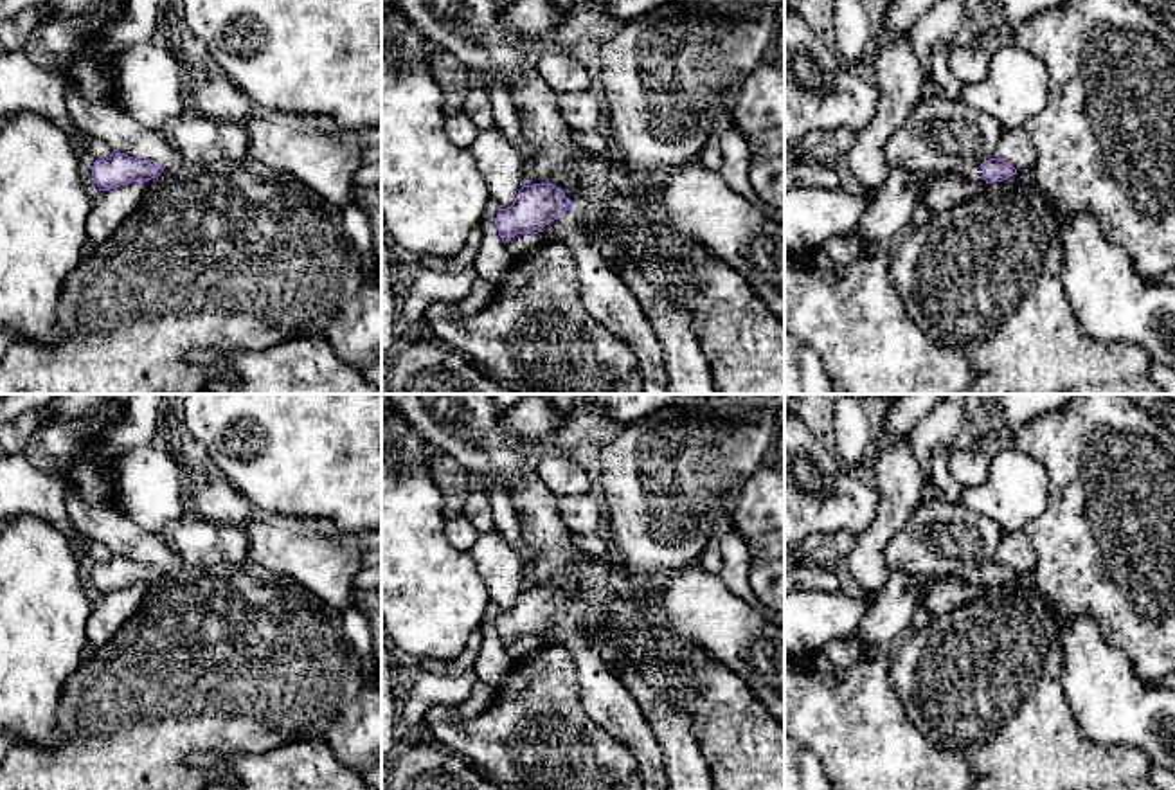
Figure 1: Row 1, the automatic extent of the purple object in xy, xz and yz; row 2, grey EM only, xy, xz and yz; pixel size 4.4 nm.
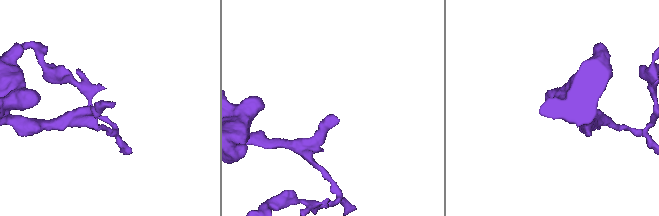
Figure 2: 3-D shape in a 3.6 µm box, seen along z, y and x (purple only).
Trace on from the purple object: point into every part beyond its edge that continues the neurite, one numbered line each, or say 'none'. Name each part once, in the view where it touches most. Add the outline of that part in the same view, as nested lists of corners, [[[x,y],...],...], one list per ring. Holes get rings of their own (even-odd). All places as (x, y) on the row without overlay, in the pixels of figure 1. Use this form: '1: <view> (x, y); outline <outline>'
1: yz (974, 576); outline [[[968,569],[968,570],[961,572],[957,576],[957,579],[961,579],[964,583],[970,583],[970,585],[982,585],[982,587],[986,587],[984,576],[982,576],[982,572],[979,569]]]

